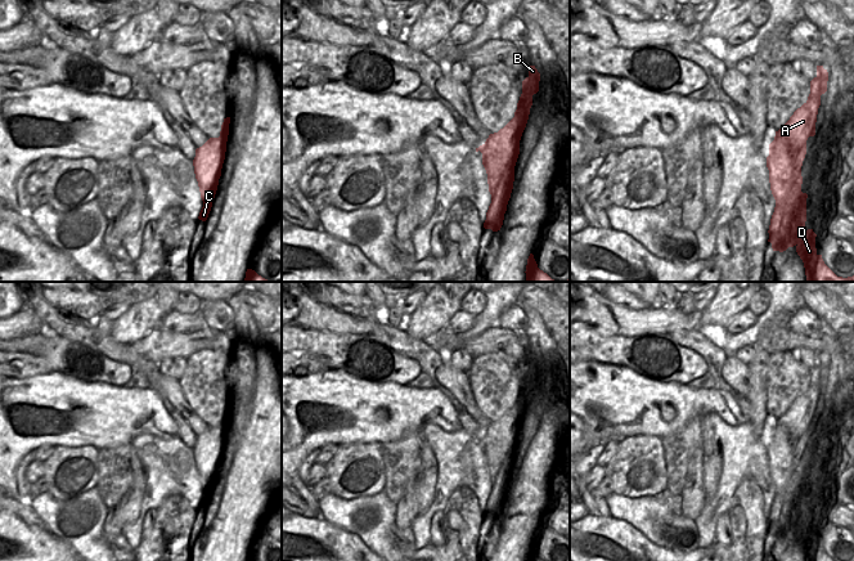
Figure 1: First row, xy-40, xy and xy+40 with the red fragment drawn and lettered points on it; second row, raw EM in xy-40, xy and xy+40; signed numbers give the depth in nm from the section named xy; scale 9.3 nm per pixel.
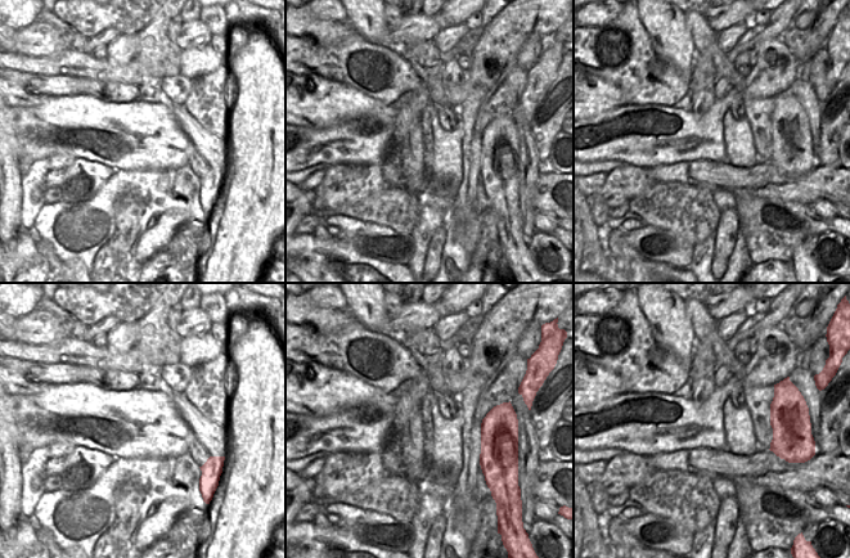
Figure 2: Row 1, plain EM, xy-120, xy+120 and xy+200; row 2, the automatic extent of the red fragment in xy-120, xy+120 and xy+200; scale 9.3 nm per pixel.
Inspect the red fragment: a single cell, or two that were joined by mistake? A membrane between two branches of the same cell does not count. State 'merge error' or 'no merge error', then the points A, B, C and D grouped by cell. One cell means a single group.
merge error; groups A B / C D

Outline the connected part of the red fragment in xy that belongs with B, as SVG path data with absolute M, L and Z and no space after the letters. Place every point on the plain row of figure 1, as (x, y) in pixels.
M529 354L529 364L522 369L522 382L517 391L514 405L498 421L490 422L486 430L476 436L482 441L482 453L487 462L487 472L491 486L495 484L498 472L508 452L502 445L491 445L499 435L520 436L520 428L526 416L532 383L539 380L540 362L535 354Z

